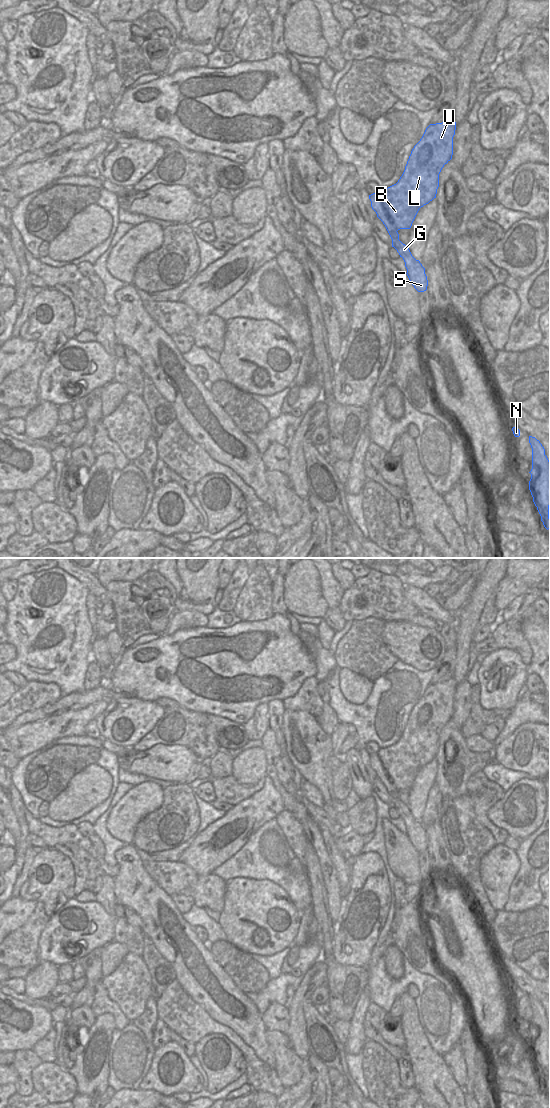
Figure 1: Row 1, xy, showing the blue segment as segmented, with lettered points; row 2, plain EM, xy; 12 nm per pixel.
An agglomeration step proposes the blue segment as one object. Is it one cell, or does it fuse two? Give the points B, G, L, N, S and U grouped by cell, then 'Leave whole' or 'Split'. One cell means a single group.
Groups: B L U / G N S. Split.

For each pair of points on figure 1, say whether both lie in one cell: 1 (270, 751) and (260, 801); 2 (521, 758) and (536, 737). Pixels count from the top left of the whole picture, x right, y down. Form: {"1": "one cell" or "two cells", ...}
{"1": "two cells", "2": "one cell"}

